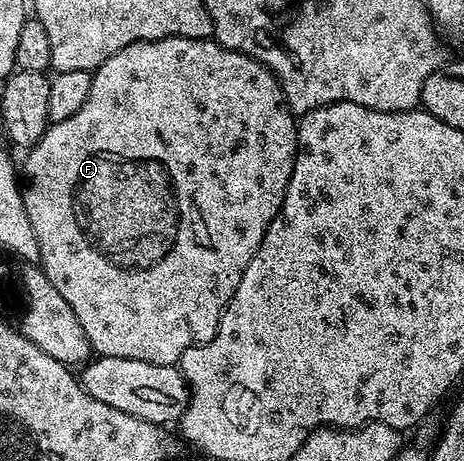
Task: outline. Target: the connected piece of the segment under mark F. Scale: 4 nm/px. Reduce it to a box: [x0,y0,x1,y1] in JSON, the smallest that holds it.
[20,36,298,365]

